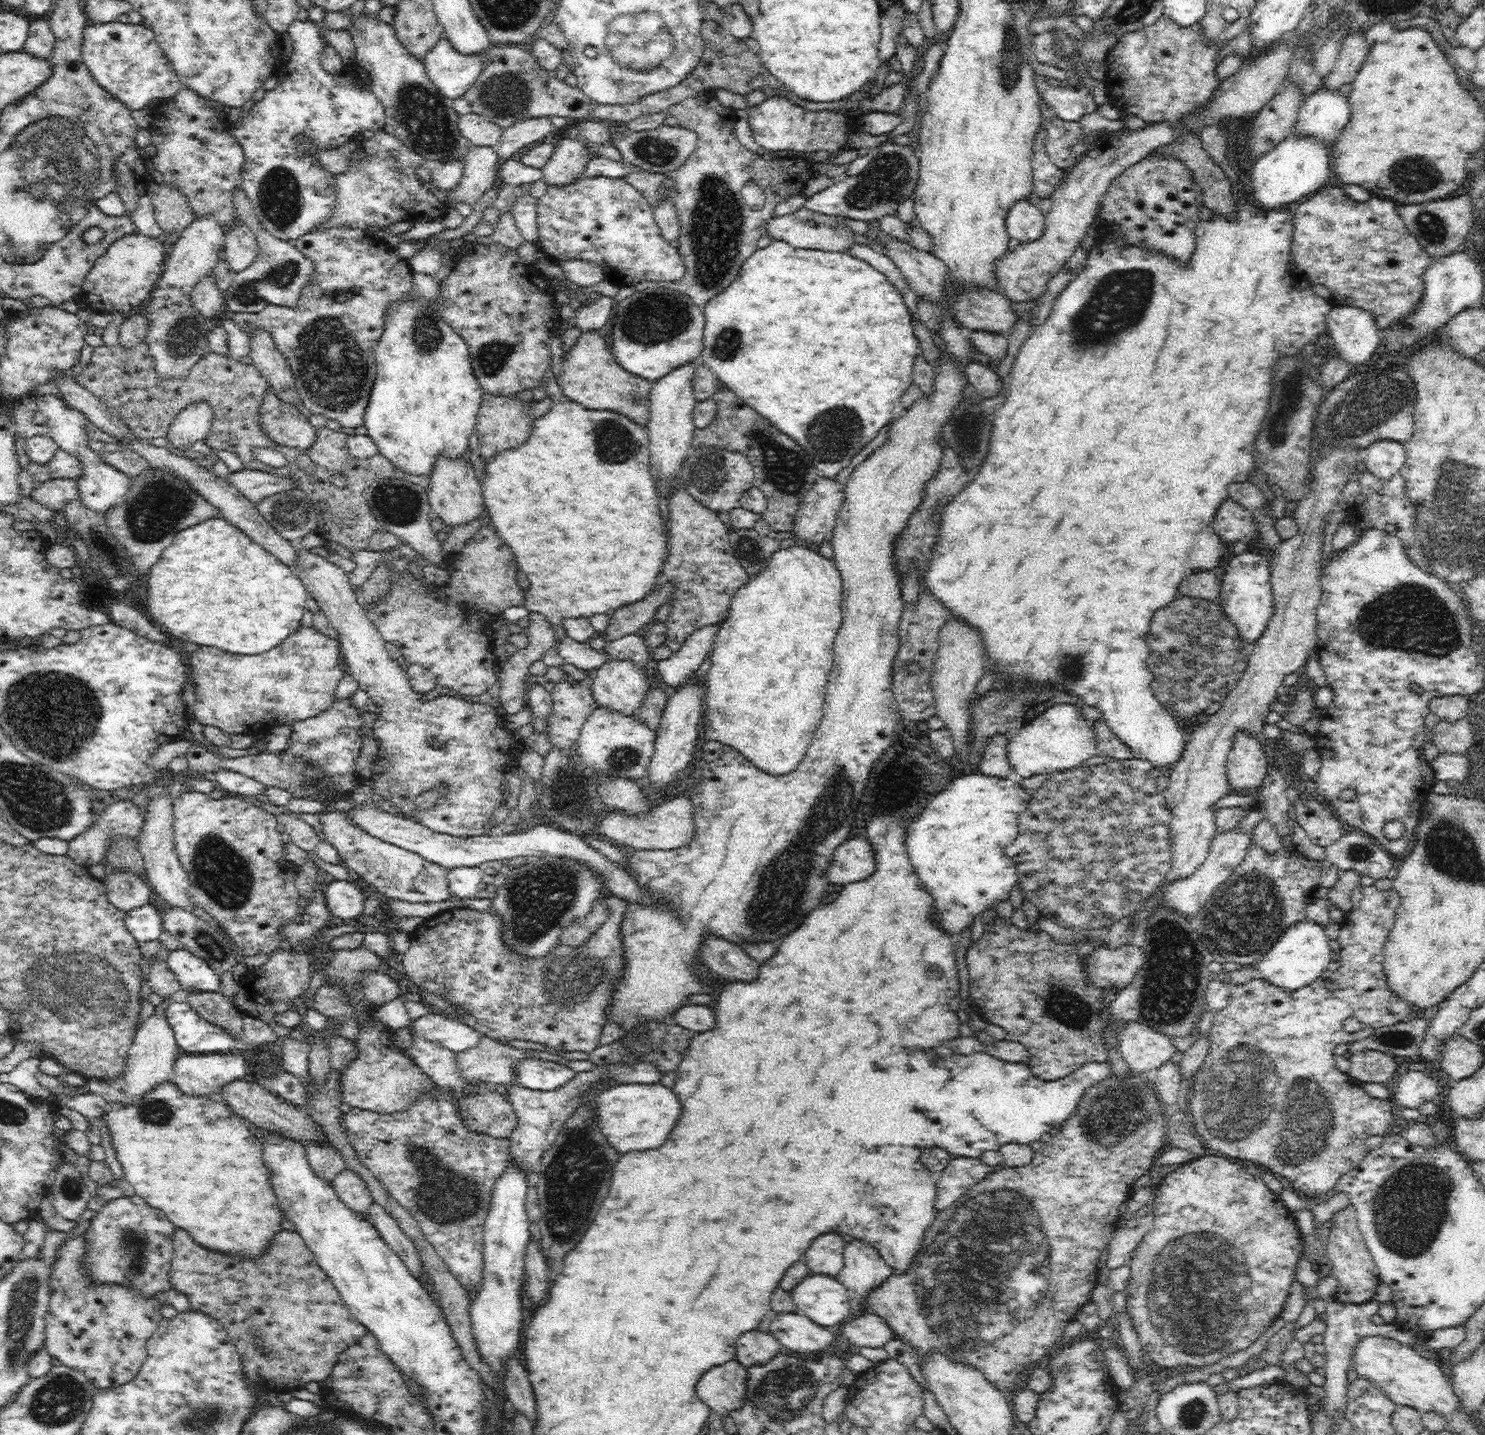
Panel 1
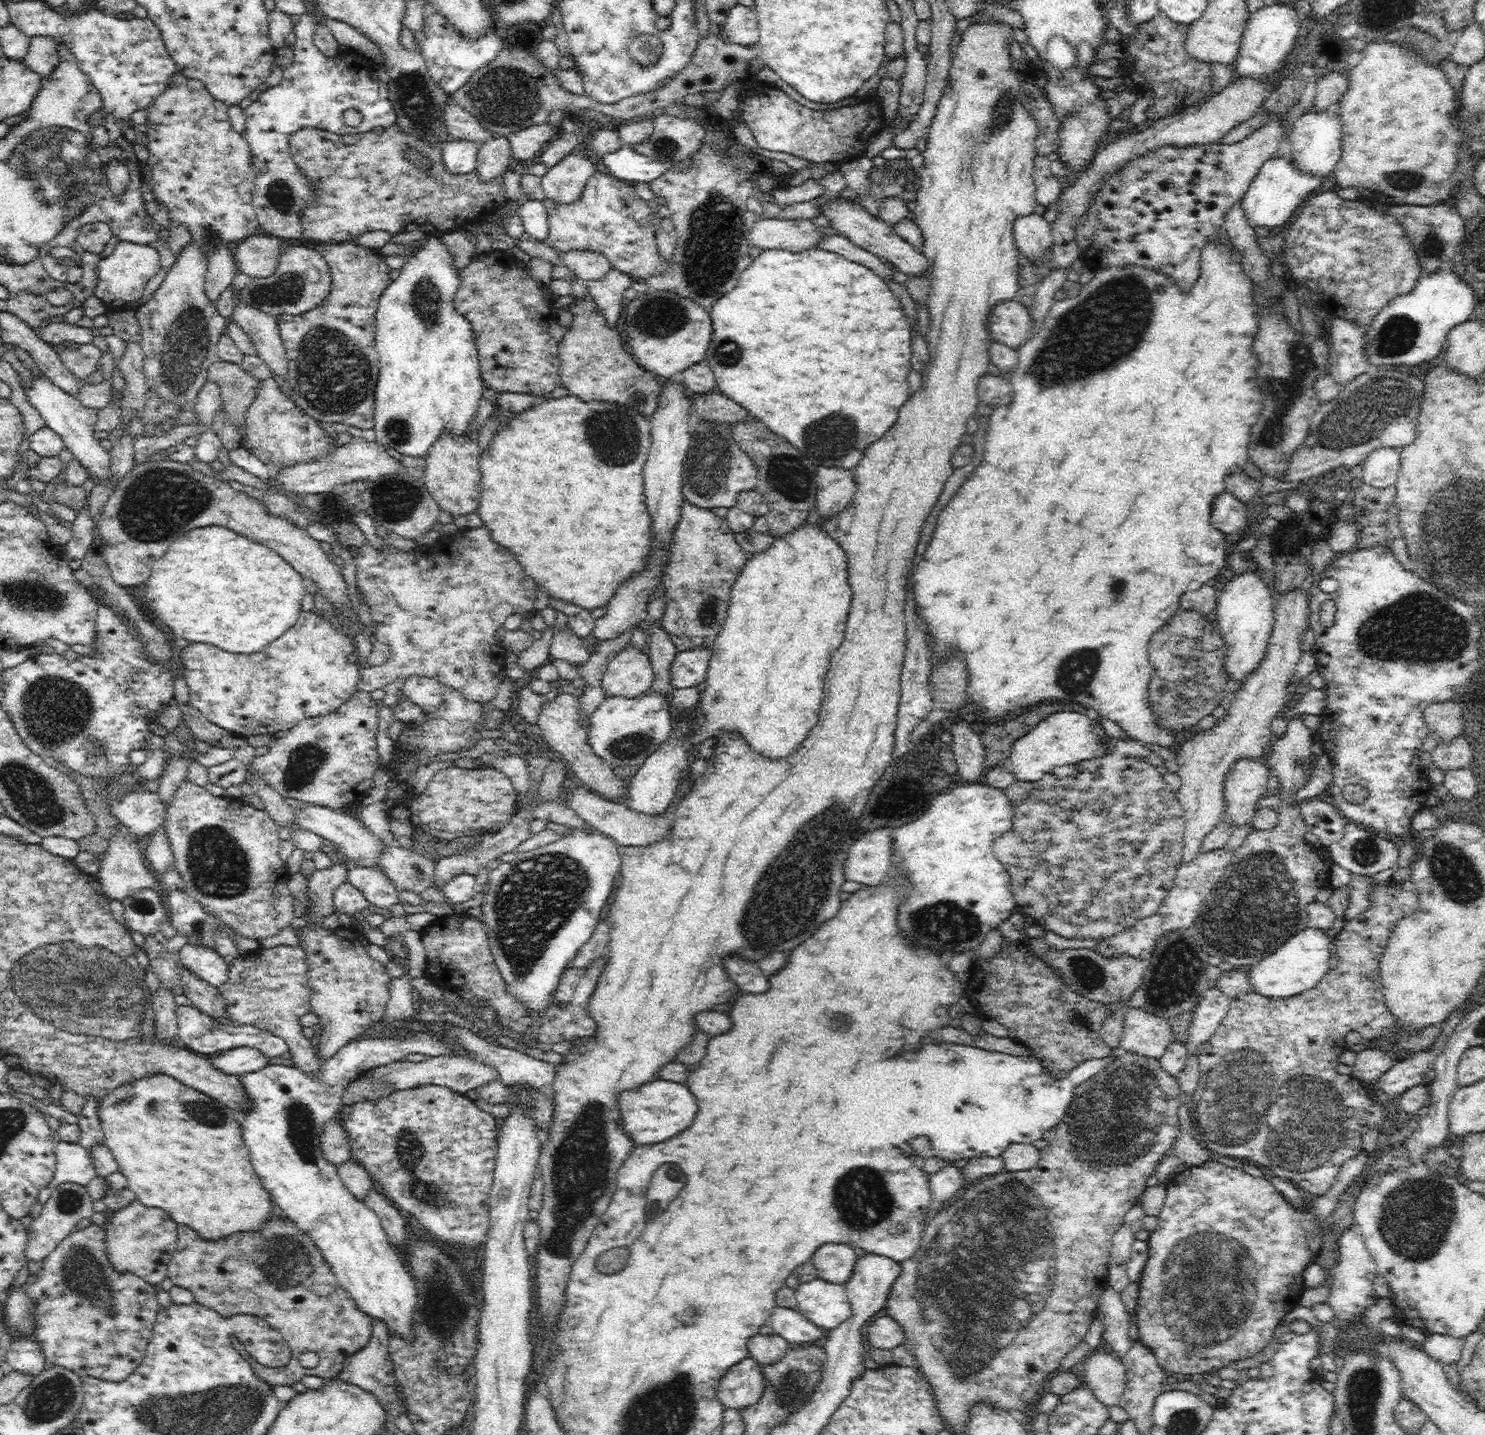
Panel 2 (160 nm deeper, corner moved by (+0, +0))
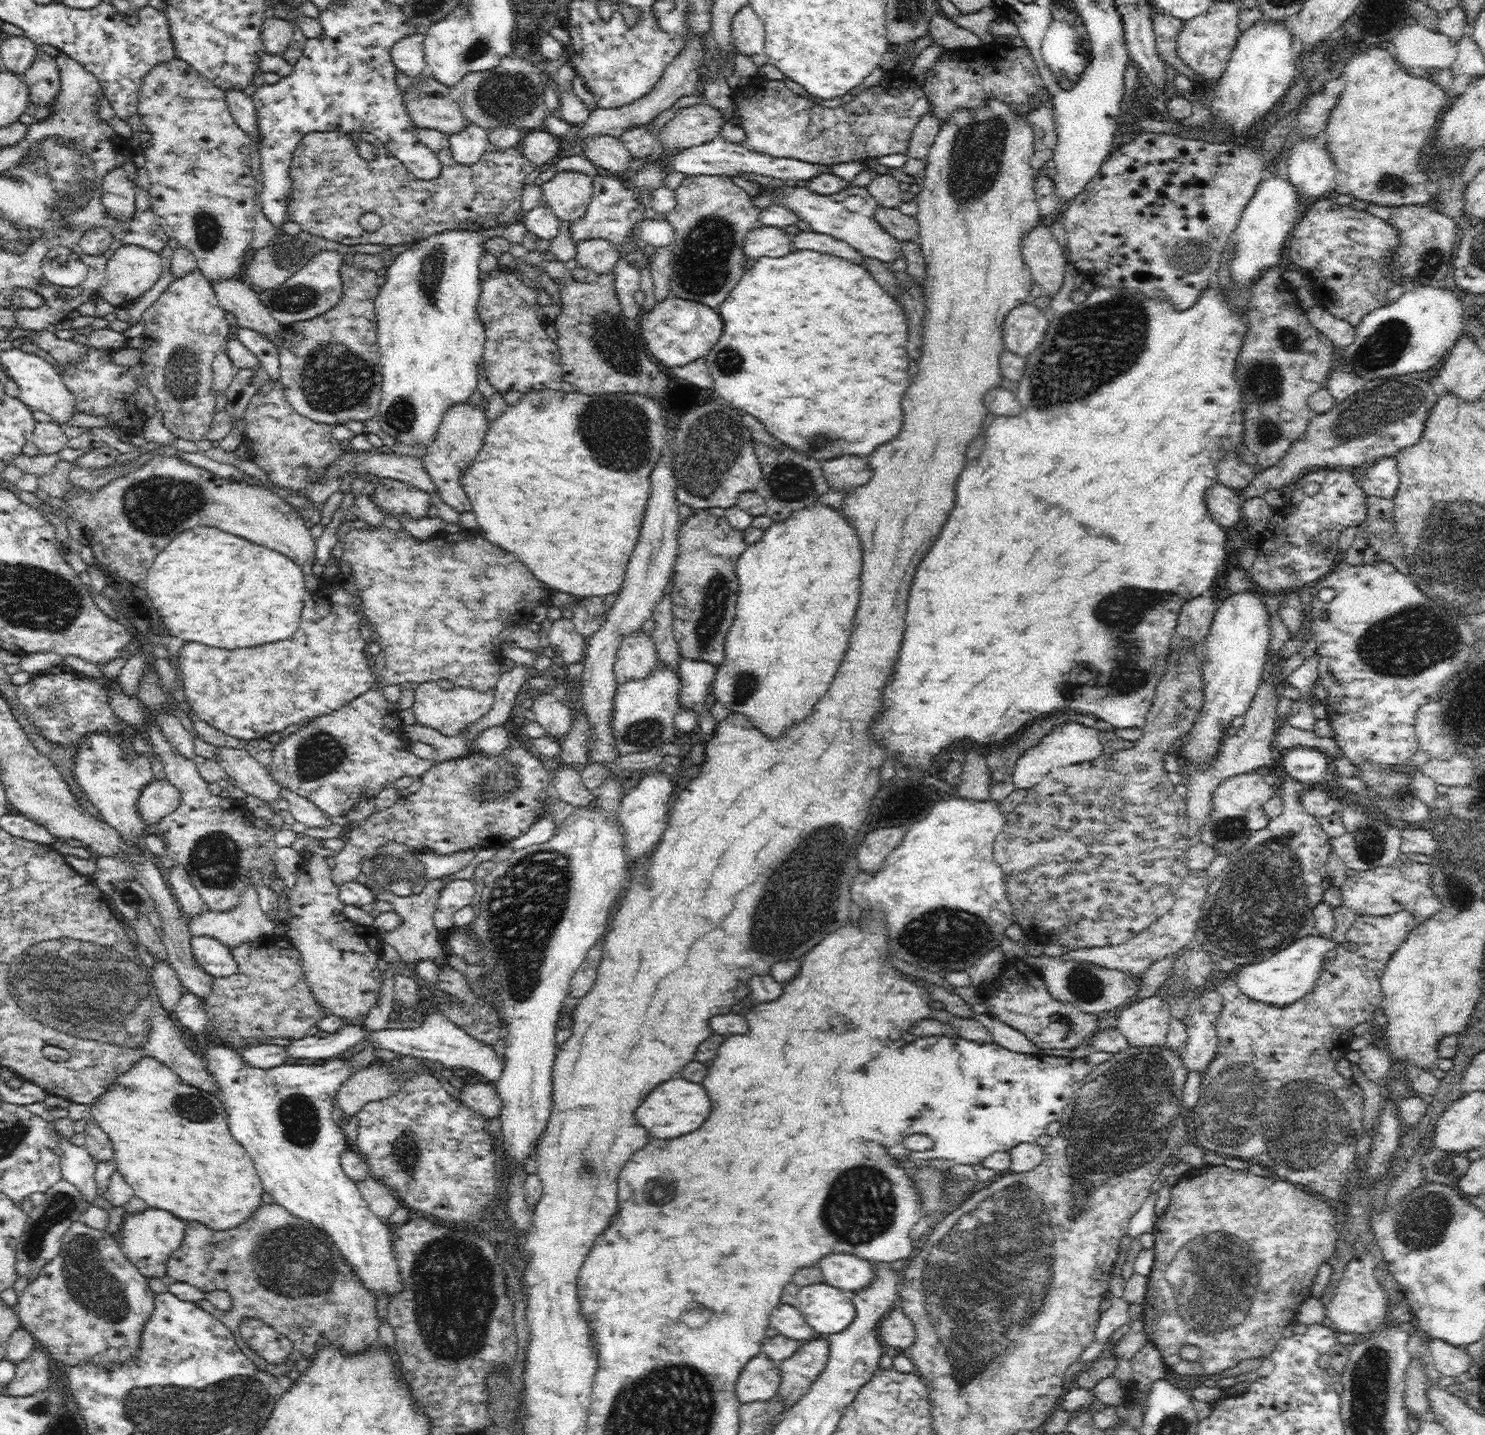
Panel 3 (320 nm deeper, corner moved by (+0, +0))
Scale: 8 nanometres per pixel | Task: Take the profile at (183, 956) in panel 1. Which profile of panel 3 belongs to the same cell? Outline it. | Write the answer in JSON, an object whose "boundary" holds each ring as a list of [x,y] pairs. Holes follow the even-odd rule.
{"boundary":[[[193,936],[190,942],[194,959],[213,977],[229,977],[236,974],[238,967],[230,947],[212,936]]]}

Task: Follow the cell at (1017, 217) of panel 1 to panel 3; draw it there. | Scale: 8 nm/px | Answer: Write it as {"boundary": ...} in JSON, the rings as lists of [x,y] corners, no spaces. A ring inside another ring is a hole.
{"boundary":[[[1040,223],[1020,240],[1024,262],[1031,271],[1033,281],[1043,294],[1051,298],[1062,288],[1066,256],[1052,231]]]}

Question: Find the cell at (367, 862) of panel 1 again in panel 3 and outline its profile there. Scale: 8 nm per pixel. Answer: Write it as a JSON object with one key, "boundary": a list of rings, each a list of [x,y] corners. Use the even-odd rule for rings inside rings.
{"boundary":[[[281,787],[281,798],[288,801],[289,810],[296,822],[302,822],[307,828],[327,827],[331,822],[312,801],[304,798],[294,791],[290,791],[288,787]]]}

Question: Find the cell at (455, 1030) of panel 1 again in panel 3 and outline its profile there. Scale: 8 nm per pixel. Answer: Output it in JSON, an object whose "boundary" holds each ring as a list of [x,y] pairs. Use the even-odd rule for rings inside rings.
{"boundary":[[[217,1042],[209,1045],[203,1058],[228,1113],[230,1133],[248,1150],[264,1192],[326,1234],[374,1295],[387,1292],[392,1298],[399,1293],[402,1281],[392,1247],[393,1229],[369,1209],[341,1166],[341,1154],[350,1145],[344,1129],[332,1118],[332,1107],[341,1084],[357,1070],[352,1068],[350,1054],[320,1065],[284,1063],[261,1069],[248,1065],[238,1048]]]}

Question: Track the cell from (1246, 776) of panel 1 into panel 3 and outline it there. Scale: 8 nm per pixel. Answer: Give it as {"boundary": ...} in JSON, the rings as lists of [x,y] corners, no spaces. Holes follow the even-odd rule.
{"boundary":[[[1244,772],[1226,778],[1214,791],[1212,812],[1202,826],[1199,840],[1215,848],[1217,857],[1228,859],[1257,830],[1266,828],[1269,820],[1264,814],[1263,806],[1272,799],[1274,786],[1264,781],[1264,776],[1255,772]]]}

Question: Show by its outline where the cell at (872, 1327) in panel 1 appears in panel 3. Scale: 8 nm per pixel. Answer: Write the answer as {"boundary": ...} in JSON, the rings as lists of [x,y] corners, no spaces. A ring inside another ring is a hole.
{"boundary":[[[900,1307],[892,1310],[879,1328],[879,1338],[894,1348],[907,1350],[916,1340],[914,1323]]]}

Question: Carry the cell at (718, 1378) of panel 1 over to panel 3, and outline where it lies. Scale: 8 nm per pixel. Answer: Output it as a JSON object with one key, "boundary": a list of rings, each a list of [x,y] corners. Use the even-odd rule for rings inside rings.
{"boundary":[[[760,1350],[742,1371],[736,1382],[738,1401],[749,1403],[776,1397],[781,1382],[779,1363],[770,1360],[764,1351]]]}

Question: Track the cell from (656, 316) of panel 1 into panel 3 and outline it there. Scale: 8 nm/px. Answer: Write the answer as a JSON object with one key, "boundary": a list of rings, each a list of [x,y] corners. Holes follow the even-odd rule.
{"boundary":[[[668,296],[657,302],[655,307],[638,318],[648,354],[671,369],[681,367],[696,359],[705,357],[722,336],[724,322],[717,309],[705,304]]]}

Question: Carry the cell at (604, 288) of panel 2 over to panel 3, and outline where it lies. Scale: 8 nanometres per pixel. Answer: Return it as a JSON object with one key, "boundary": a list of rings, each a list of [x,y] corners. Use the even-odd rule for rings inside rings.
{"boundary":[[[621,257],[612,270],[615,273],[614,289],[622,305],[622,313],[626,318],[636,319],[638,313],[642,312],[641,306],[634,298],[634,293],[639,289],[641,272],[636,265],[628,263]]]}

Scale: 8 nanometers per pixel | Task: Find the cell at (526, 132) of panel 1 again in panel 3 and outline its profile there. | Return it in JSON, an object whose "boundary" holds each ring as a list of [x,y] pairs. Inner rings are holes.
{"boundary":[[[543,127],[530,130],[518,145],[524,157],[535,166],[552,164],[556,153],[564,144],[556,140],[556,136]]]}

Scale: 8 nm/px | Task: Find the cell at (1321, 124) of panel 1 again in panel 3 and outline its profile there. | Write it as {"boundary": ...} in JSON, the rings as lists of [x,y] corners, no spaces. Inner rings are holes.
{"boundary":[[[1323,135],[1316,139],[1301,138],[1290,148],[1285,173],[1306,205],[1335,190],[1336,172]]]}

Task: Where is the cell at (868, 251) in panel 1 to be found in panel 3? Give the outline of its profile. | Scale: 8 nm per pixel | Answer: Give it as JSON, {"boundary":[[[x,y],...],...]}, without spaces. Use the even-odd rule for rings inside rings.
{"boundary":[[[802,231],[793,235],[794,250],[814,250],[839,256],[856,264],[863,264],[865,259],[856,249],[847,242],[838,240],[828,234],[820,234],[814,231]]]}

